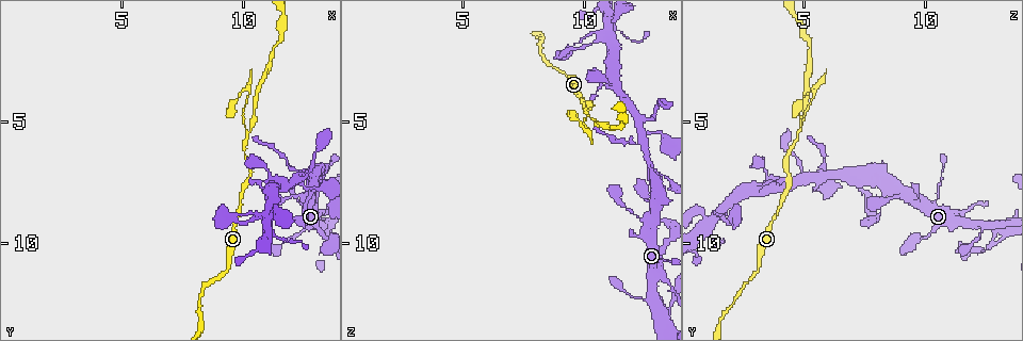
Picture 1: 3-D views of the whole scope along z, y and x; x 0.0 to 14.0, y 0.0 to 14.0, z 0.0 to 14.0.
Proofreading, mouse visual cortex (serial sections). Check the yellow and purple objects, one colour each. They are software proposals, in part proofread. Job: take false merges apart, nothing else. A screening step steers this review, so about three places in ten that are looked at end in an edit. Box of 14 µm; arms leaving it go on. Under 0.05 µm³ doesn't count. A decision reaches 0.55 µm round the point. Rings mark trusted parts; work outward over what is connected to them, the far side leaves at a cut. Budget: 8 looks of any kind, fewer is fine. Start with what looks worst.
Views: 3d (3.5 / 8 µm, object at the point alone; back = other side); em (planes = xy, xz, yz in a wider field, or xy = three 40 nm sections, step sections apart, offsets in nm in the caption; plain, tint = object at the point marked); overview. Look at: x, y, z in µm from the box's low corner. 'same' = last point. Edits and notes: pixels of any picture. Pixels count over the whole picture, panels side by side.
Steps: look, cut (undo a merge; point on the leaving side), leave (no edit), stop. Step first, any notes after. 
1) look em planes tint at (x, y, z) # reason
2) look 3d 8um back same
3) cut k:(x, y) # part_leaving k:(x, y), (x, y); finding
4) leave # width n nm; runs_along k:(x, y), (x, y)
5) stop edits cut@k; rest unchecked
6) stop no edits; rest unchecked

look 3d 8um at (10.2, 5.4, 4.8) # branch point

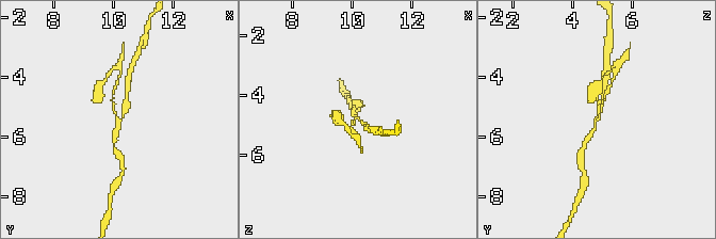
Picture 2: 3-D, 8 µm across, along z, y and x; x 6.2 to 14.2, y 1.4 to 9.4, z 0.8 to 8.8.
look 3d 3.5um at (10.2, 5.4, 4.8)

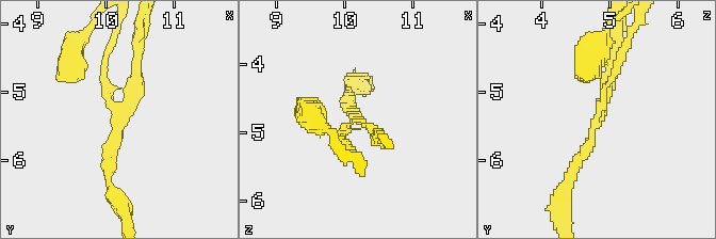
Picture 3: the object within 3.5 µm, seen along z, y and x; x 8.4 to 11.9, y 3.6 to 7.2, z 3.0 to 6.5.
look em planes tint at (10.20, 5.45, 4.80) # arms 3; arm_widths 100, 150, 200 nm

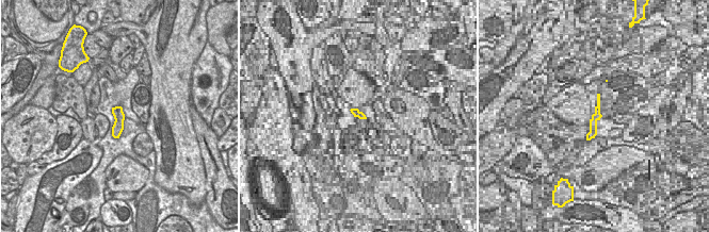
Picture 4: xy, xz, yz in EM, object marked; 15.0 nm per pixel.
cut 3:(340, 140) # part_leaving 3:(347, 126), (341, 140), (361, 164); two cells meet here

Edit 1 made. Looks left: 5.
look overview

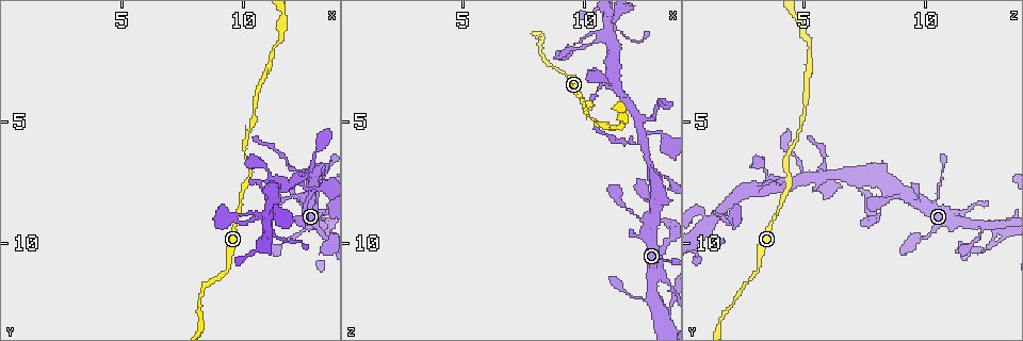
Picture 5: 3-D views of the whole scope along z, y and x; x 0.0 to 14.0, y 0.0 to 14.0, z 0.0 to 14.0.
look 3d 8um at (12.4, 7.1, 5.8) # calibre changes

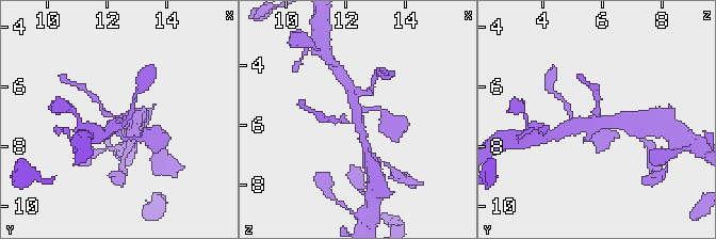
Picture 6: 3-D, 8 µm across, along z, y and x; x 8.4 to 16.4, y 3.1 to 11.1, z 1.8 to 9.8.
look em xy step 3 tint at (12.4, 7.1, 5.8) # arms 4; arm_widths 150, 150, 300, 350 nm; need the tissue

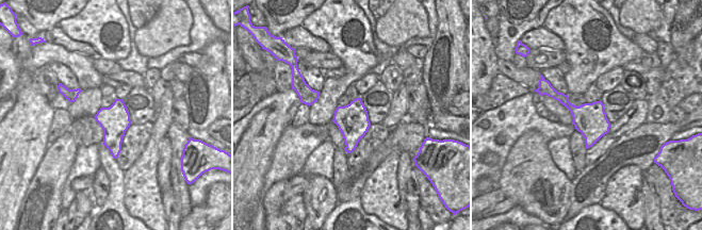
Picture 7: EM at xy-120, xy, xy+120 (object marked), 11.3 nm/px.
leave # width 360 nm; runs_along 6:(367, 148), (351, 90); all the same cell

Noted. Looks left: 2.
look em xy step 1 tint at (9.4, 10.8, 3.1) # calibre changes

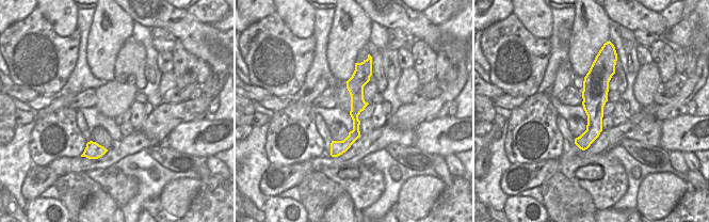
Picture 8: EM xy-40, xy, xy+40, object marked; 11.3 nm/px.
look 3d 3.5um same

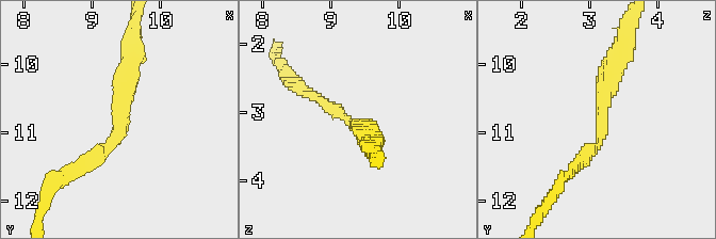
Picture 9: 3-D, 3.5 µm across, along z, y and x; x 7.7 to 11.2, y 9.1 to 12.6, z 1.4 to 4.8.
leave # arm_widths 200, 300 nm; runs_along 9:(131, 52), (121, 130), (79, 170); continuous, no second cell

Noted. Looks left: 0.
stop edits cut@3; rest unchecked

